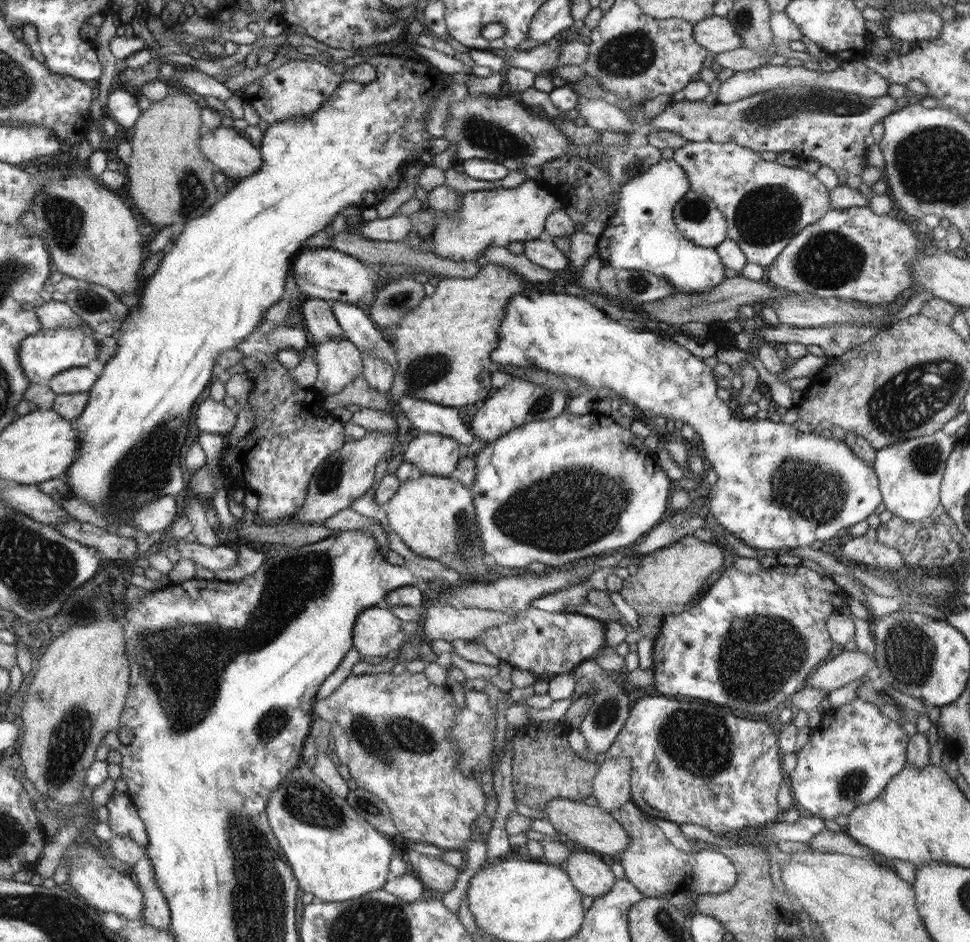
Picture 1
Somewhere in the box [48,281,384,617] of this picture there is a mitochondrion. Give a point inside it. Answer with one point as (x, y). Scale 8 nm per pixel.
(143, 470)

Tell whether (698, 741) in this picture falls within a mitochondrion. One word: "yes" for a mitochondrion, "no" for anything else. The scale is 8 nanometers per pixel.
yes

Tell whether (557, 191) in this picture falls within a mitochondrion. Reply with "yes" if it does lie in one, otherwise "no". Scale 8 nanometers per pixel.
no

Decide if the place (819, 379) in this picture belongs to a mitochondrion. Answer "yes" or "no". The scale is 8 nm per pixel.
no

